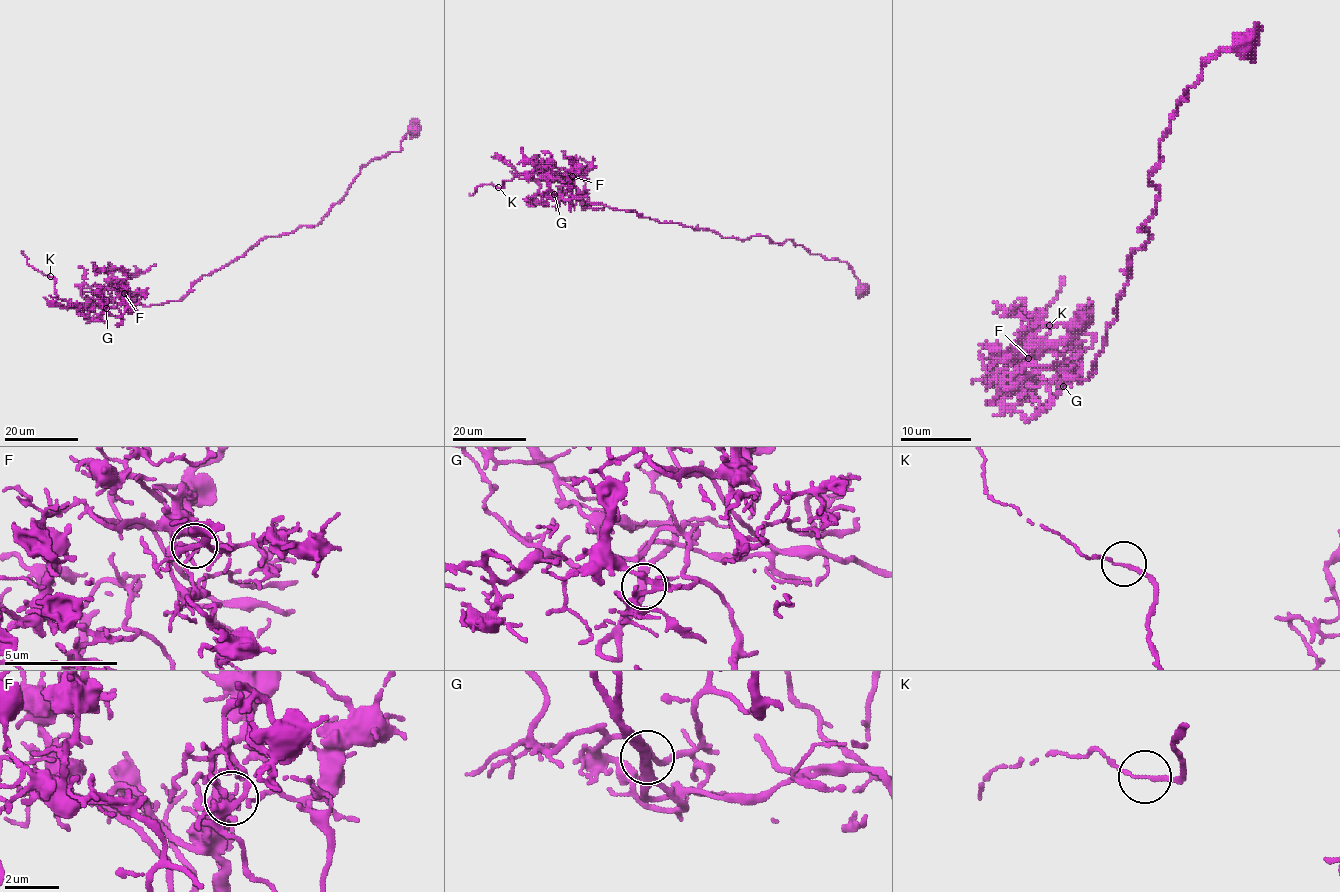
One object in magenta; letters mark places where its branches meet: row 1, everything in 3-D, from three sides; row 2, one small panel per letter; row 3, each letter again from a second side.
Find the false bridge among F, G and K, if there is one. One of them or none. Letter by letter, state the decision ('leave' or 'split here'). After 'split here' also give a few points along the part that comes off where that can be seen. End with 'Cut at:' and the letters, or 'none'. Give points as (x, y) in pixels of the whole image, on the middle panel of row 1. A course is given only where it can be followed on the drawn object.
F: leave
G: leave
K: leave
Cut at: none

